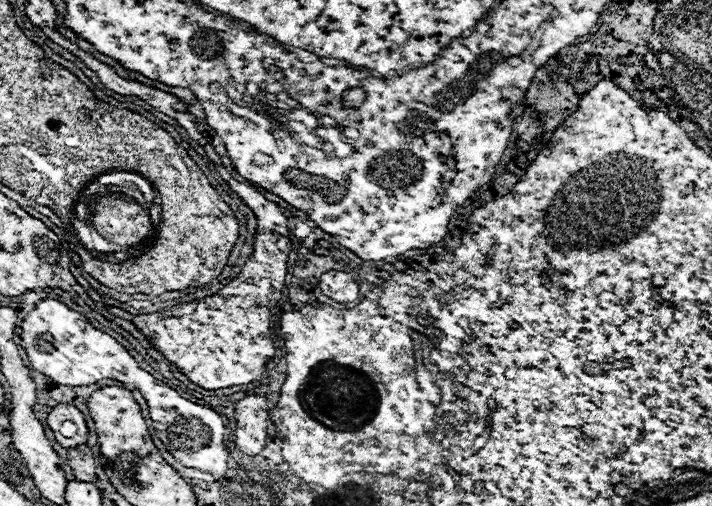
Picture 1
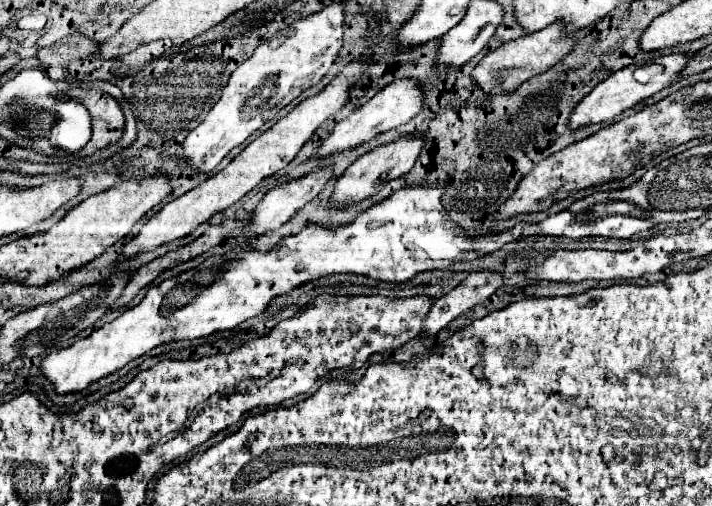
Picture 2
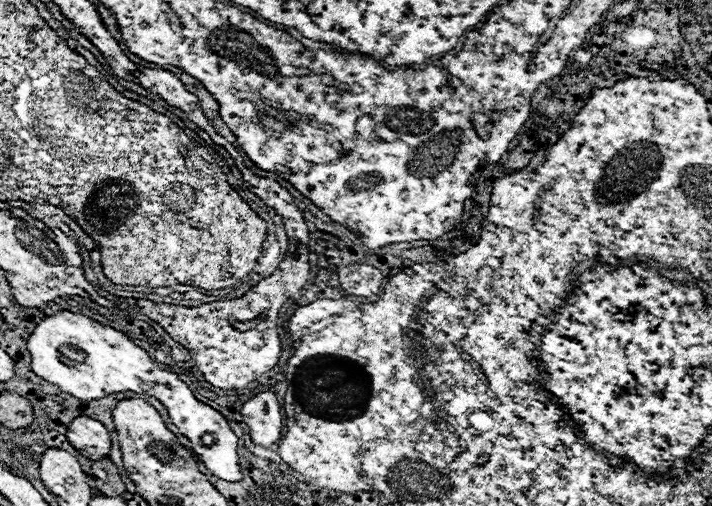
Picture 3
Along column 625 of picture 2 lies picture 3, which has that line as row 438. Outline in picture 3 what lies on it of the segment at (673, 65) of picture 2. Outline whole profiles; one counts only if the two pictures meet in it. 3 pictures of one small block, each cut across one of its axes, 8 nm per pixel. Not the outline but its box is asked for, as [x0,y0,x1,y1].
[66,416,112,460]

